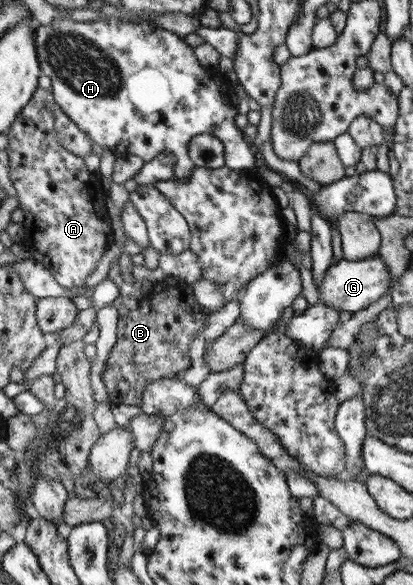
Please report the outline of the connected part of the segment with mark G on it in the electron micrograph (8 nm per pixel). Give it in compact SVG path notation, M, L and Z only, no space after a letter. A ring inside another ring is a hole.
M380 255L369 257L359 261L339 260L326 269L320 293L321 303L325 303L331 309L337 309L345 316L357 313L369 308L379 301L383 295L387 295L391 285L387 264Z

